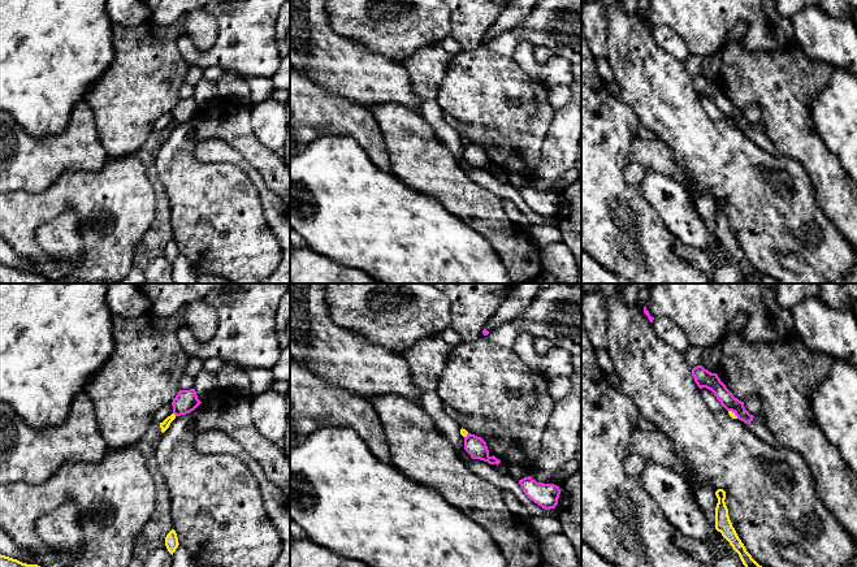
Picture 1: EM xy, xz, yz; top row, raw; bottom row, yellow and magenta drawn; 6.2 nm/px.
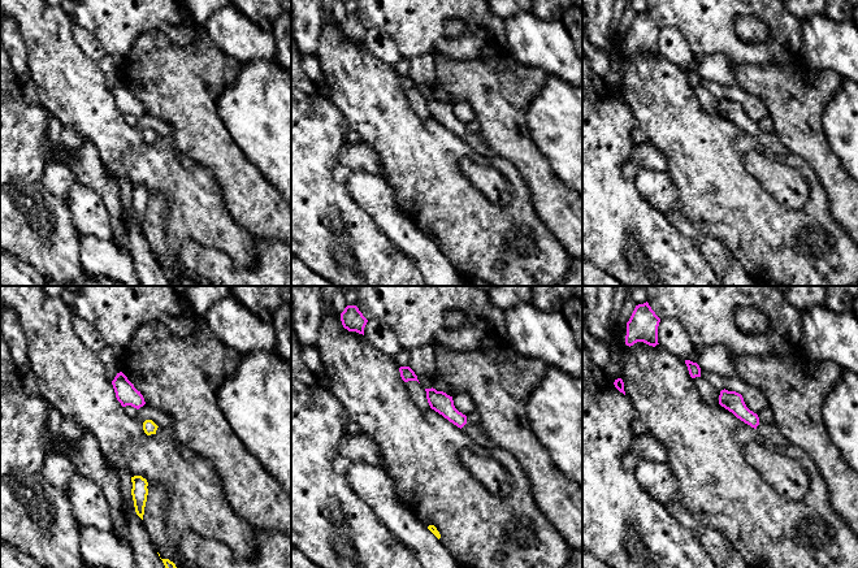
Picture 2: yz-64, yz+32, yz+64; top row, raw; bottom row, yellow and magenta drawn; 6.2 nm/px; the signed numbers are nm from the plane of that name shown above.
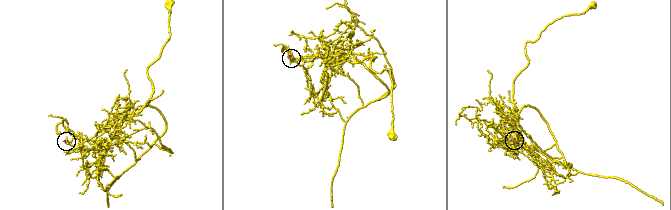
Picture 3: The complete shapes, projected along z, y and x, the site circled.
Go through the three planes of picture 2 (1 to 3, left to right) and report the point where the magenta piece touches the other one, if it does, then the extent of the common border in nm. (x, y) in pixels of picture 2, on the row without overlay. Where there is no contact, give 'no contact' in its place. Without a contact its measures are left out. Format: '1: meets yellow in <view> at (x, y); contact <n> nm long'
1: no contact
2: no contact
3: no contact

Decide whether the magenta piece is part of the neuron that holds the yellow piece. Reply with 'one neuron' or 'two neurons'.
two neurons

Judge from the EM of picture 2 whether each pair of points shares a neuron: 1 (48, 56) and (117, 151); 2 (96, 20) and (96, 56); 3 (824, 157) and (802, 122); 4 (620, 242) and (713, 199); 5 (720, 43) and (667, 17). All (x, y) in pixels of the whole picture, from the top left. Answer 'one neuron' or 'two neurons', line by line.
1: one neuron
2: two neurons
3: one neuron
4: two neurons
5: one neuron

